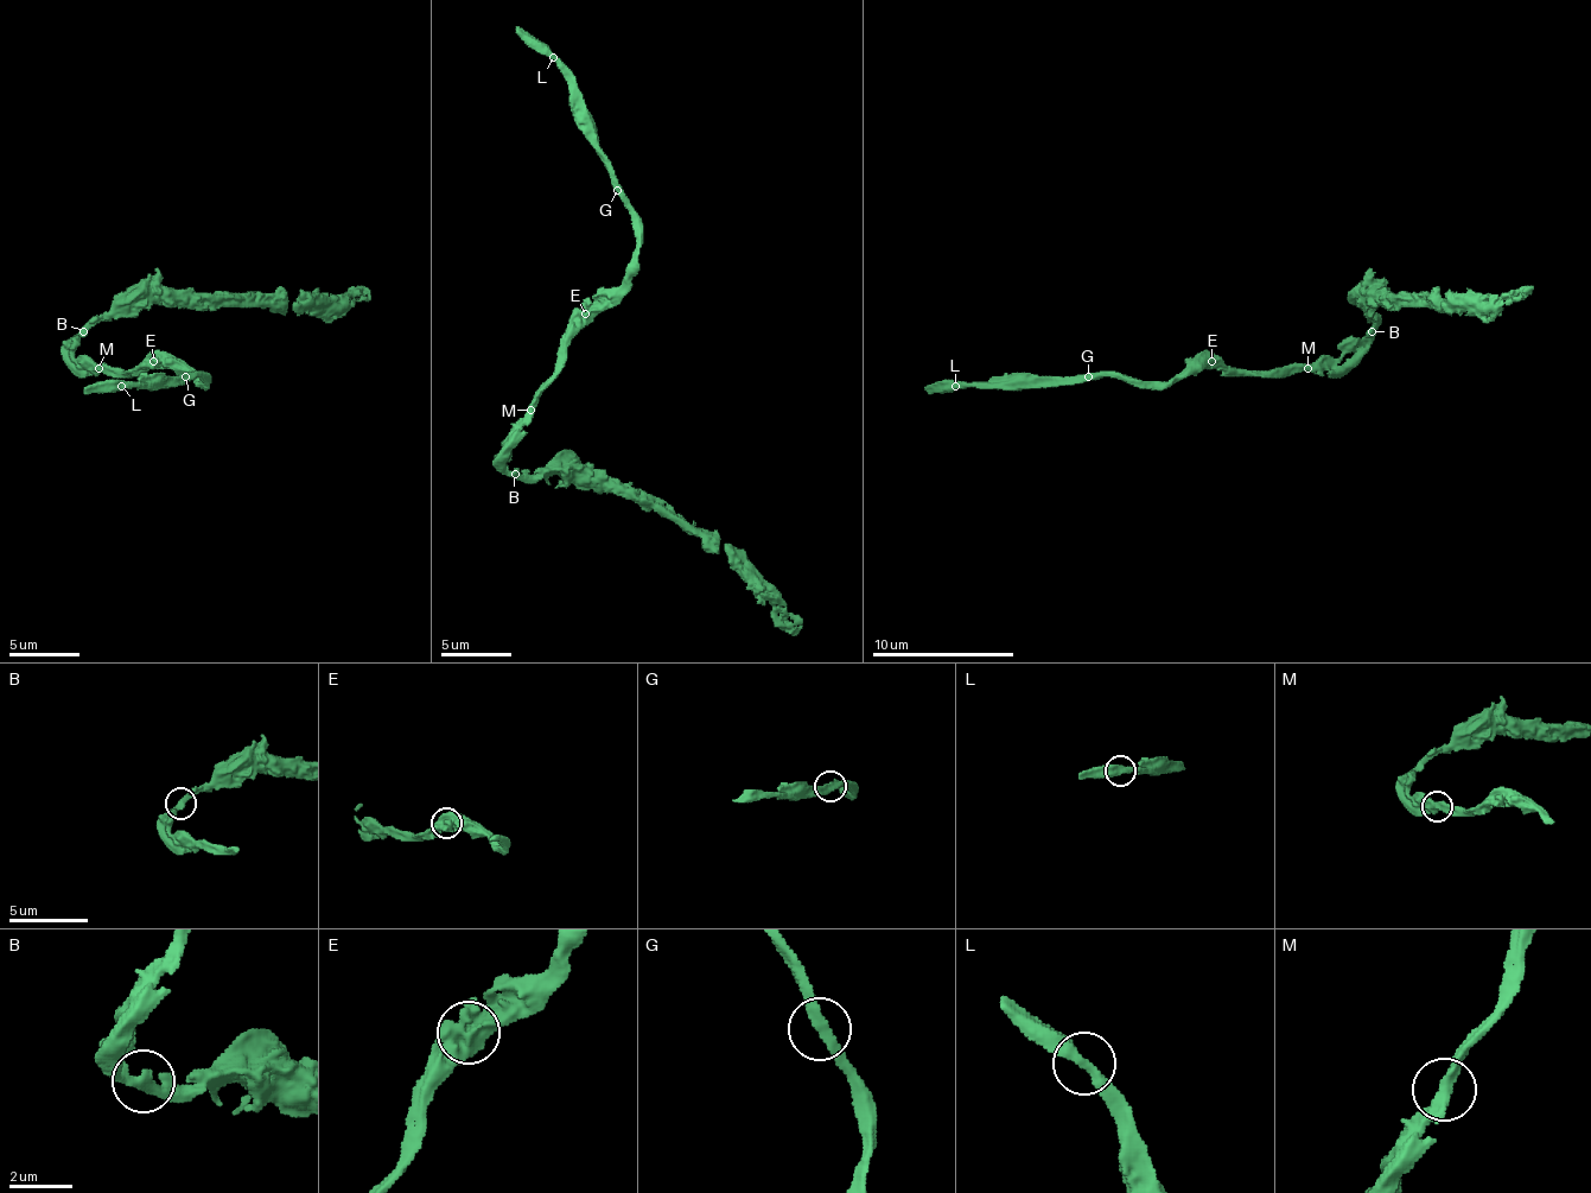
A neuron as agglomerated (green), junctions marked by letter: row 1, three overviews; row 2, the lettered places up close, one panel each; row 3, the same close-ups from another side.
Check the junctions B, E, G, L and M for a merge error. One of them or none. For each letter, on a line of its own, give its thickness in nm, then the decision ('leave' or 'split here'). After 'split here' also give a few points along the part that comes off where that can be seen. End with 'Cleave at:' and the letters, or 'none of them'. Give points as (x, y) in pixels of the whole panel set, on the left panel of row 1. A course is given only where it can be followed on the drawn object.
B: 360 nm | leave
E: 750 nm | leave
G: 320 nm | leave
L: 420 nm | leave
M: 400 nm | leave
Cleave at: none of them

